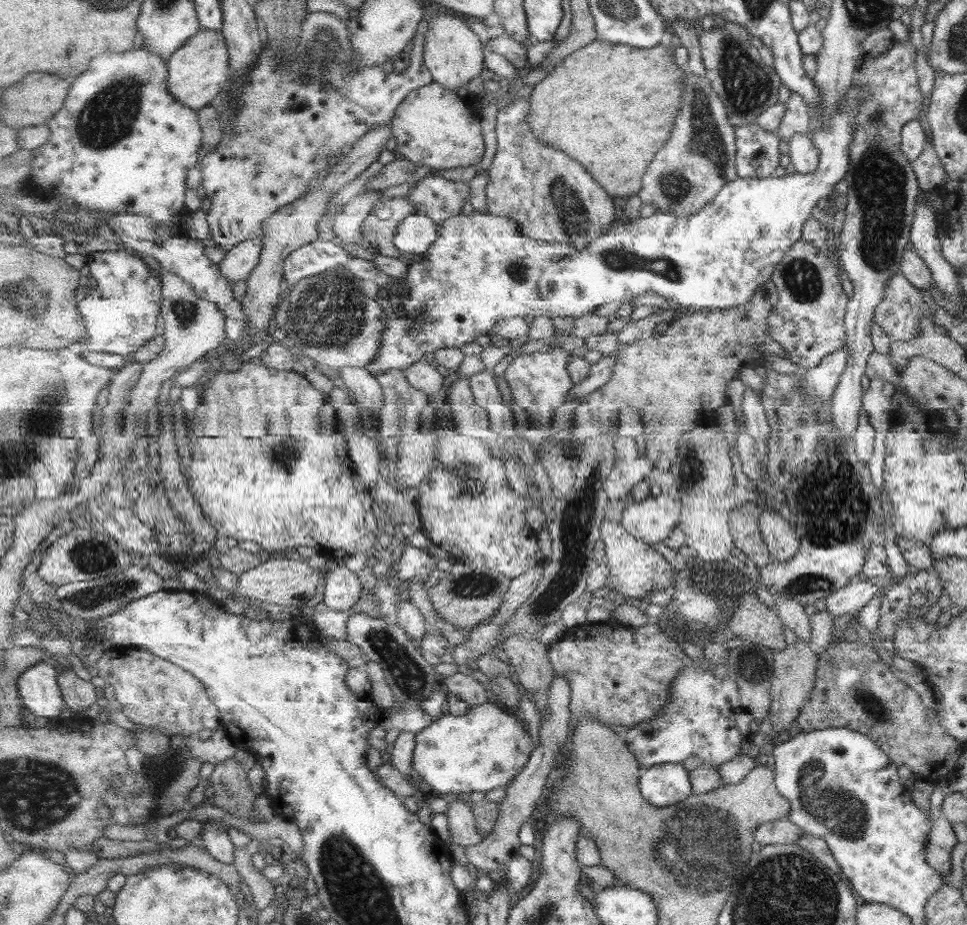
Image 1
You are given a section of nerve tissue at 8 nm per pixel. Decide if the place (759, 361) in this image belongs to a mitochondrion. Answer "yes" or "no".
no

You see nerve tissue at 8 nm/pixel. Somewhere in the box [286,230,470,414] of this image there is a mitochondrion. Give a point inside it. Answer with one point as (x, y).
(330, 313)

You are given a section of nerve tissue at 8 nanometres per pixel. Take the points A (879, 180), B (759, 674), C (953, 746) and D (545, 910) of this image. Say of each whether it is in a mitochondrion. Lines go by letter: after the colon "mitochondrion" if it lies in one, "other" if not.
A: mitochondrion
B: mitochondrion
C: other
D: mitochondrion

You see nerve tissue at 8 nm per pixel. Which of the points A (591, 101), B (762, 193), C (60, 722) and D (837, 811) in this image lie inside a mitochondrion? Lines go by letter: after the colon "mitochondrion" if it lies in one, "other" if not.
A: other
B: other
C: other
D: mitochondrion

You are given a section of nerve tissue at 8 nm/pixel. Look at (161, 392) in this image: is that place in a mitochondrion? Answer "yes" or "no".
no

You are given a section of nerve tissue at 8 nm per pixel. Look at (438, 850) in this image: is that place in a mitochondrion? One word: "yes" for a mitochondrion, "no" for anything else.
no

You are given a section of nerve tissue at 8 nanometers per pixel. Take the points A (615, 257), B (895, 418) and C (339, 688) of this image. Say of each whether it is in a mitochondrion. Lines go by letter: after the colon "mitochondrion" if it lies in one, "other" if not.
A: mitochondrion
B: other
C: other

